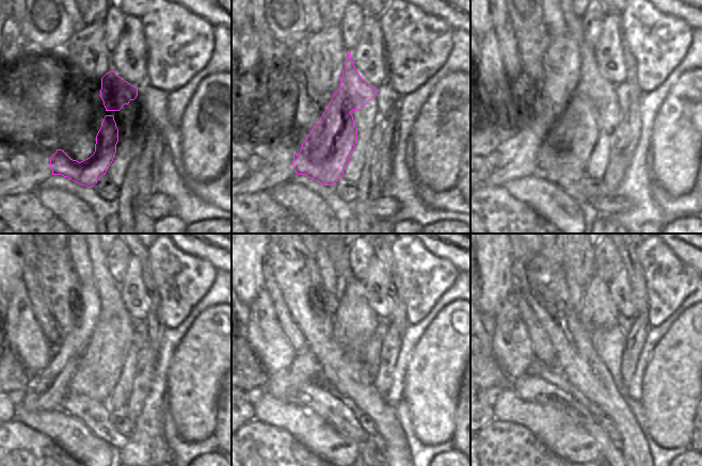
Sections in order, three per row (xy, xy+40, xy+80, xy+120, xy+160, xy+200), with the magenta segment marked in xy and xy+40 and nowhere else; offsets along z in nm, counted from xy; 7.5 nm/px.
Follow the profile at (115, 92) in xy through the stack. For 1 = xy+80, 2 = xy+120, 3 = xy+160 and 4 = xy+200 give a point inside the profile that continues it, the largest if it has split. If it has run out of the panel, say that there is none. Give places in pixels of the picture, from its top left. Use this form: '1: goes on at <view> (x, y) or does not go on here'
1: goes on at xy+80 (570, 145)
2: goes on at xy+120 (98, 371)
3: goes on at xy+160 (354, 322)
4: goes on at xy+200 (597, 309)

